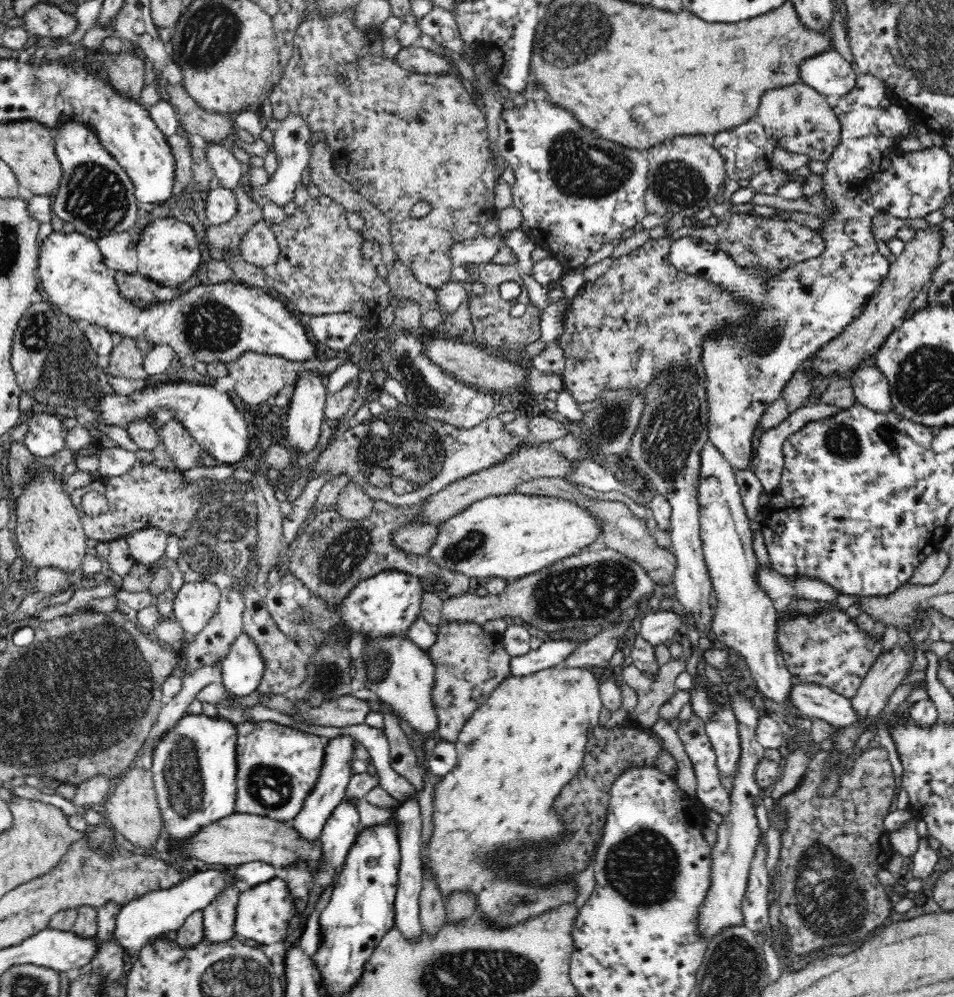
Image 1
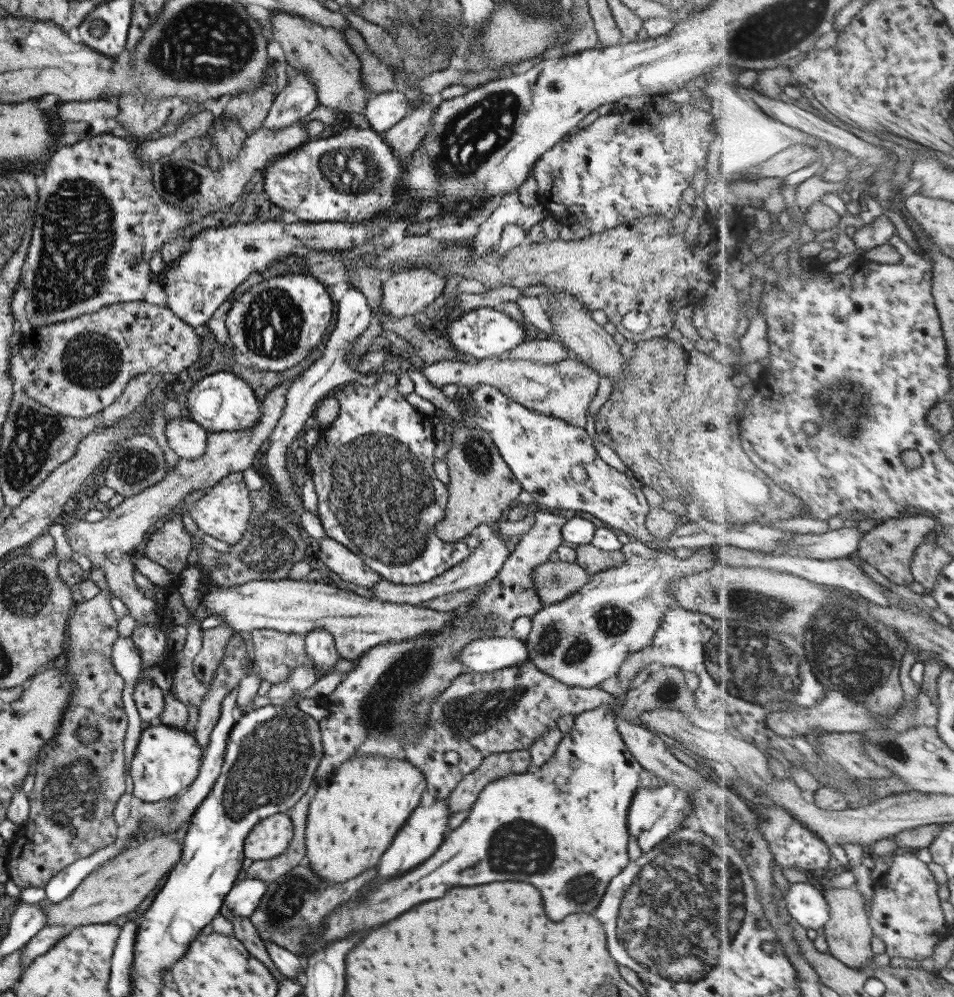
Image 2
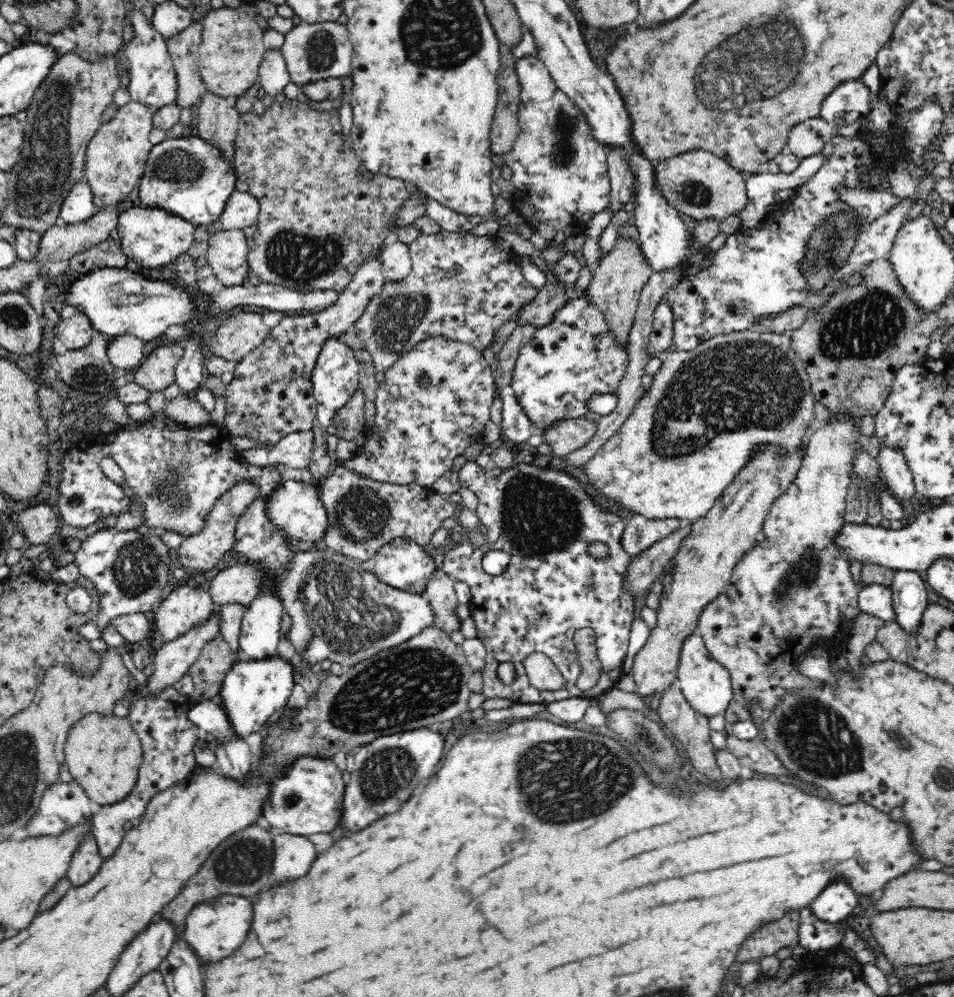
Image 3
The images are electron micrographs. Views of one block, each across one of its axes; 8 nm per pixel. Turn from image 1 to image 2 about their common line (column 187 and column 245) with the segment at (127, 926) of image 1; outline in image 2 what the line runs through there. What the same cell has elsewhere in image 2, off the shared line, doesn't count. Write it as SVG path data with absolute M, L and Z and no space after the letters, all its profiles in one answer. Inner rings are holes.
M245 878L235 882L226 895L223 906L232 910L232 914L240 918L250 918L252 912L258 908L260 899L268 889L268 884L258 878Z

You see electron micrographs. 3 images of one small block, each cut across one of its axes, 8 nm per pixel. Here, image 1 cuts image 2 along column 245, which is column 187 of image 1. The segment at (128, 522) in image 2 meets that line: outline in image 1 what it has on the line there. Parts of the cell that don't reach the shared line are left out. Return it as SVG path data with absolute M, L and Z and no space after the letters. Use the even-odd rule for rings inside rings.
M171 419L163 424L160 436L178 470L190 470L200 465L198 462L202 456L202 447L178 420Z

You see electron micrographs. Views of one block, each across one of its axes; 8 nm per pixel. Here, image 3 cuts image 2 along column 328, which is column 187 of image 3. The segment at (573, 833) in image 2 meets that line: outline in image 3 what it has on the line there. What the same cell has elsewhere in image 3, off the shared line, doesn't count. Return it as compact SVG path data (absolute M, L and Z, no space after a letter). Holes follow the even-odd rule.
M220 895L213 899L198 903L187 914L182 936L194 949L200 962L218 962L226 956L230 956L238 946L244 942L252 922L252 904L246 898Z

